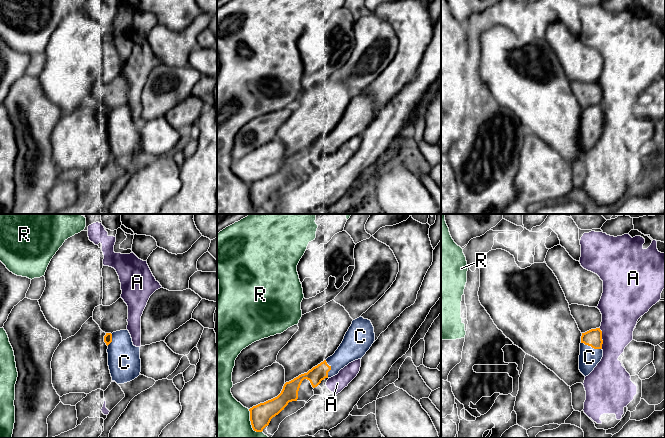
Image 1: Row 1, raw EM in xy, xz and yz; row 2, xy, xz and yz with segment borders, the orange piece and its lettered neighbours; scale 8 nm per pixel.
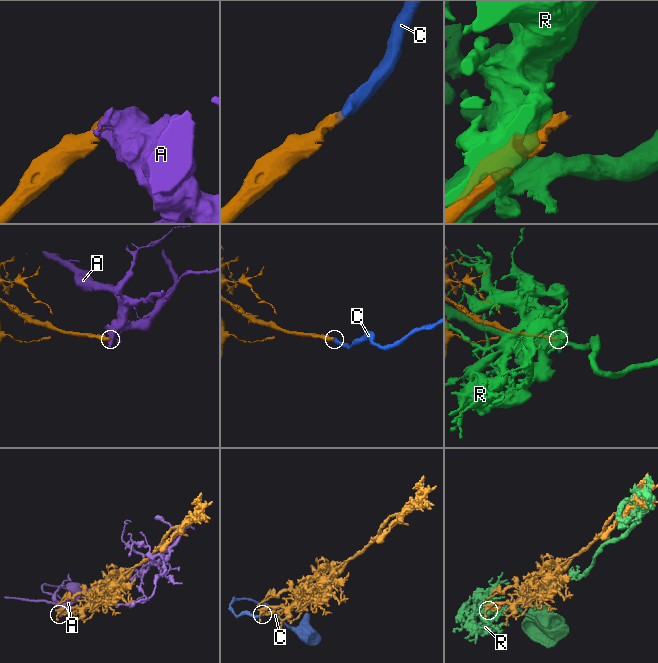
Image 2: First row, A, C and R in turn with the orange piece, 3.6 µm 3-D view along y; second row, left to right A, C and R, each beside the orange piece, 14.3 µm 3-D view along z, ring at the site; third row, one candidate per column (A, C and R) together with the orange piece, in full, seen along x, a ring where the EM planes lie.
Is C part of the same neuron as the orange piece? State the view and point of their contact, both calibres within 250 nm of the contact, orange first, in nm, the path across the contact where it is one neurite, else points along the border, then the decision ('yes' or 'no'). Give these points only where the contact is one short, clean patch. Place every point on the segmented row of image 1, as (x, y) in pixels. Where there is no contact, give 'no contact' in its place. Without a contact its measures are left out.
yz (591, 346) | 140/160 nm | yes

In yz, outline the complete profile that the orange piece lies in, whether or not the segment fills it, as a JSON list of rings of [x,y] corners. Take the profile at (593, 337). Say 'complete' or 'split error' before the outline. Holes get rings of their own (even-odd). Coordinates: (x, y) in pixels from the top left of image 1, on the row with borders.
split error; [[[600,328],[591,329],[582,333],[579,355],[579,370],[588,376],[603,357],[602,331]]]

